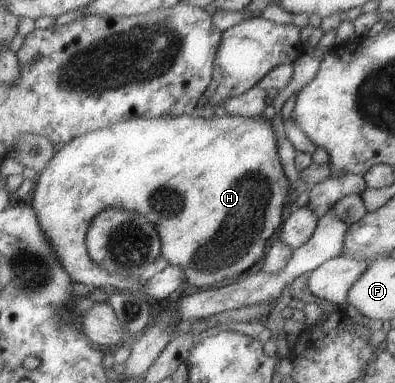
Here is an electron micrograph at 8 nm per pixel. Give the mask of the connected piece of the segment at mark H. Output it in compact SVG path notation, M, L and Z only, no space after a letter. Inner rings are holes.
M196 114L147 119L138 116L117 122L112 128L77 136L58 150L35 179L32 208L50 248L68 276L74 283L80 282L91 289L114 286L128 291L141 290L145 281L112 274L86 252L88 226L104 210L124 208L152 222L160 236L161 255L168 264L180 266L184 270L184 282L190 286L206 288L237 277L263 260L266 240L274 236L287 214L284 206L291 185L280 163L270 119L238 115L204 118Z

